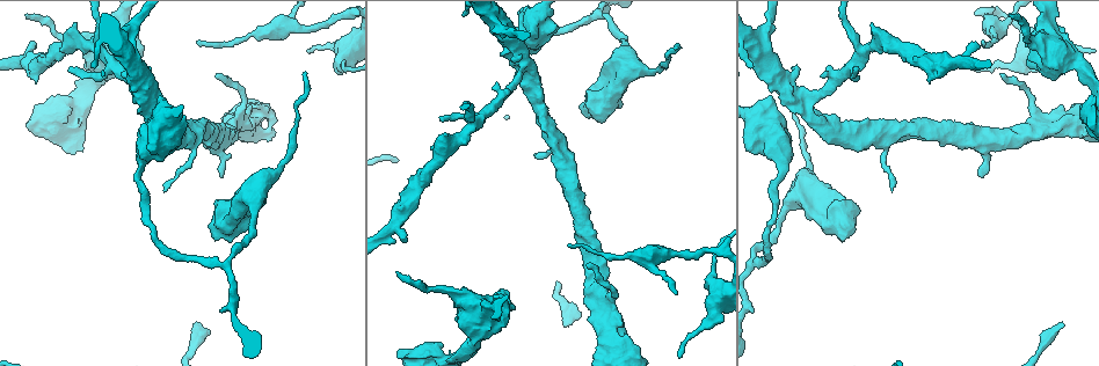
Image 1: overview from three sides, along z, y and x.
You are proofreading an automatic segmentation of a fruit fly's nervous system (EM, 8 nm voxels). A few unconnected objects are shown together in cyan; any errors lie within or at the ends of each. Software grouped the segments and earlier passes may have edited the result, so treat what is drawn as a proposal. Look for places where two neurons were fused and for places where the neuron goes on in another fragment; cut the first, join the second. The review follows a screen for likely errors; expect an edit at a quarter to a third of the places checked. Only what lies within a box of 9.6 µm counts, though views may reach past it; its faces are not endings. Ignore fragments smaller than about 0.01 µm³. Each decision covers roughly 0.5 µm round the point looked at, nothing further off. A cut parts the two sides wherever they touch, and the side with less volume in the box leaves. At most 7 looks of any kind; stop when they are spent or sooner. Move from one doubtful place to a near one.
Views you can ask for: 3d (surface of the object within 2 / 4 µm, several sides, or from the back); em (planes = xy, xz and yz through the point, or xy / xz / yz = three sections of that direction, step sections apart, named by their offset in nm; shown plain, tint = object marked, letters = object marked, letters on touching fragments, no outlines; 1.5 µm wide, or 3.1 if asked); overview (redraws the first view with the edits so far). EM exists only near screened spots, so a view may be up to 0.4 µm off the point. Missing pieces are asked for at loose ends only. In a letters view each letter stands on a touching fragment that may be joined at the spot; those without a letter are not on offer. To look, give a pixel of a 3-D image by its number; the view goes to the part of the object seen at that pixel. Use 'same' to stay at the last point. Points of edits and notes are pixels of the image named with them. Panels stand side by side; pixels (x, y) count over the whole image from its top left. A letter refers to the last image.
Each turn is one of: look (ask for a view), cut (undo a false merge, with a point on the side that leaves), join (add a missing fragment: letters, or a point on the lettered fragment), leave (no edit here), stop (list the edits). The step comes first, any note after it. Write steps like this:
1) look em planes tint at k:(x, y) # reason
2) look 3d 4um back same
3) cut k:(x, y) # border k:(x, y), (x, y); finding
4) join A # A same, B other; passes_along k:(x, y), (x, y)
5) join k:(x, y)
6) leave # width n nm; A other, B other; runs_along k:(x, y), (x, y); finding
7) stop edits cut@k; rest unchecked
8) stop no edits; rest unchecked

look 3d 2um at 1:(1060, 323) # free end

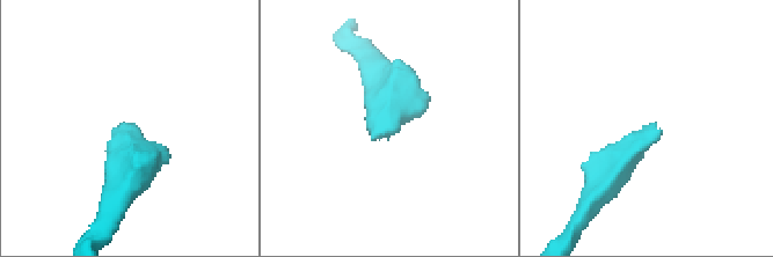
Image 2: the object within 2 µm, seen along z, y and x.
look em planes letters at 2:(653, 125)

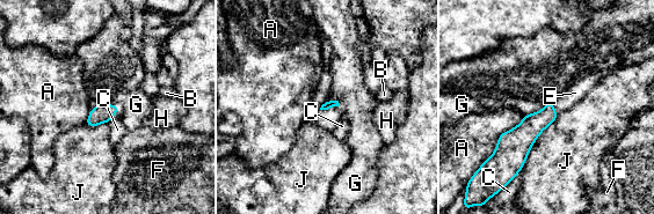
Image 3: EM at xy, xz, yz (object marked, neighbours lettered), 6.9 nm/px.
join E # longest_contact J 500 nm; A other, B other, C other, E same, F other, G other, H other, J other; the neuron continues

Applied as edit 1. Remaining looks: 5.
look 3d 2um at 1:(166, 190) # thin end

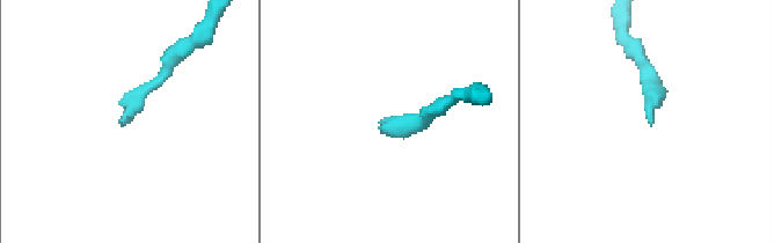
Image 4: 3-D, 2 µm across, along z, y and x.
look em xz step 4 tint at 4:(650, 122) # shape alone is not enough

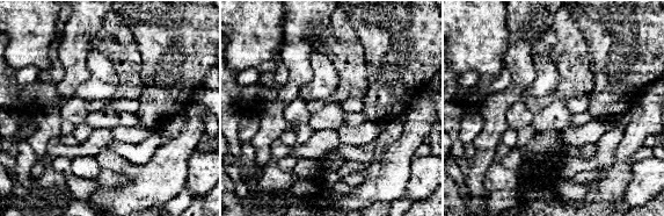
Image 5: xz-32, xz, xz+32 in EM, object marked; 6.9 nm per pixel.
look em yz step 8 letters same # another direction

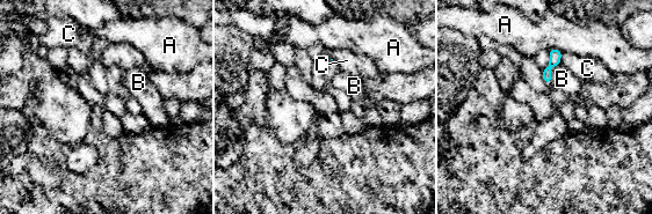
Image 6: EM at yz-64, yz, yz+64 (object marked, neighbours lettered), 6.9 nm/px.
leave # A other, B other, C other; border 6:(552, 72), (550, 82); none of them fits

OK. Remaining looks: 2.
look em 3.1um planes tint at 1:(52, 112) # thick turns thin

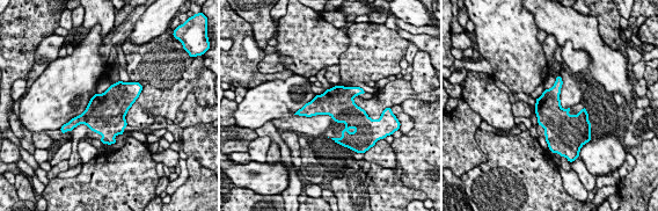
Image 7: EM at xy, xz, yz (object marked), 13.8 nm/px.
look em 3.1um planes letters same

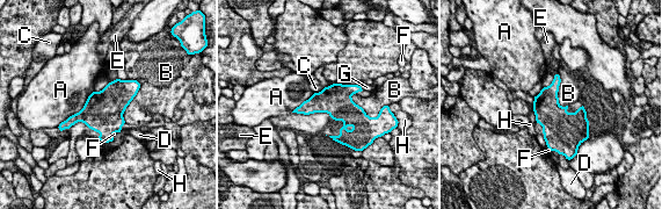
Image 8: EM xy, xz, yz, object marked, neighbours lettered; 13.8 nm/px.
leave # A other, B other, C other, D other, E other, F other, G other, H other; border 8:(136, 79), (139, 89), (124, 122); continuous, no second neuron

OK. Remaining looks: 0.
stop edits join@3; rest unchecked

